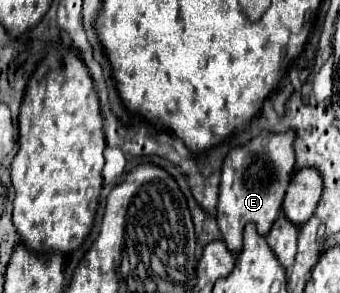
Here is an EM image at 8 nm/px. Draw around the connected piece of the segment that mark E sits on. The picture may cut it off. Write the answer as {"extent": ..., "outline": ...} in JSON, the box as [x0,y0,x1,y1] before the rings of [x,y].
{"extent":[217,131,295,253],"outline":[[[263,131],[243,149],[229,151],[221,169],[217,223],[223,233],[225,245],[229,247],[231,253],[241,253],[243,227],[247,223],[255,223],[261,235],[269,233],[277,215],[281,213],[281,203],[287,191],[287,185],[291,181],[293,167],[295,167],[293,131],[285,131],[285,133]]]}

